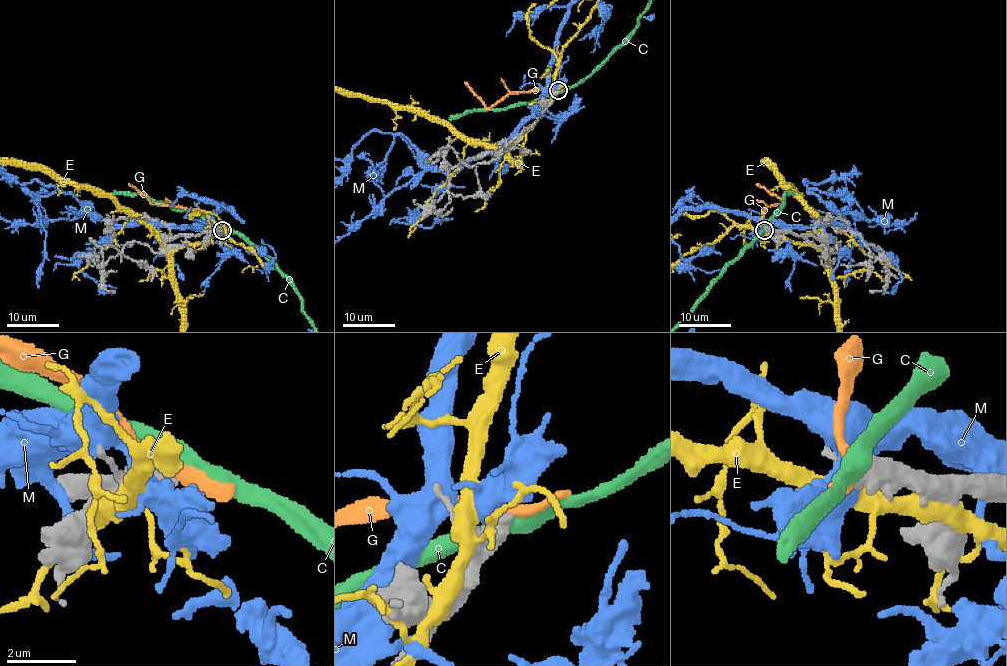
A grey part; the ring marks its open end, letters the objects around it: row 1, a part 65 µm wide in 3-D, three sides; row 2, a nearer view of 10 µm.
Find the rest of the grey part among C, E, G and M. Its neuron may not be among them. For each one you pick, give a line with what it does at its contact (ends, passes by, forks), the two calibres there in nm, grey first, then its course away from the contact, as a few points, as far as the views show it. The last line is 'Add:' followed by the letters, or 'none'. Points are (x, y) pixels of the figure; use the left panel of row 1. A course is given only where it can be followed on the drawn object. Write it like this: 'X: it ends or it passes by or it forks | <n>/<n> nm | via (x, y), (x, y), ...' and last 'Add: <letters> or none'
Add: none

